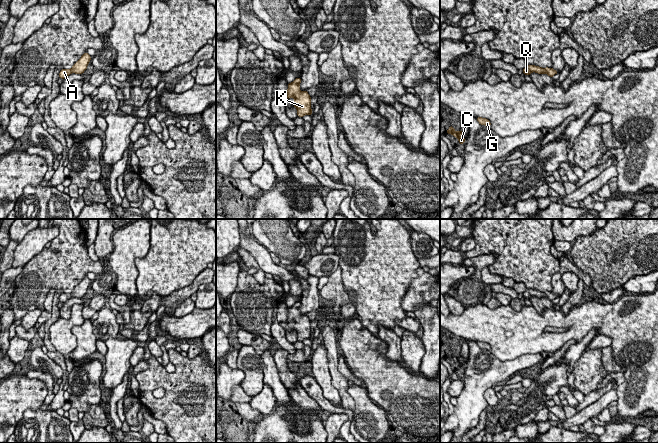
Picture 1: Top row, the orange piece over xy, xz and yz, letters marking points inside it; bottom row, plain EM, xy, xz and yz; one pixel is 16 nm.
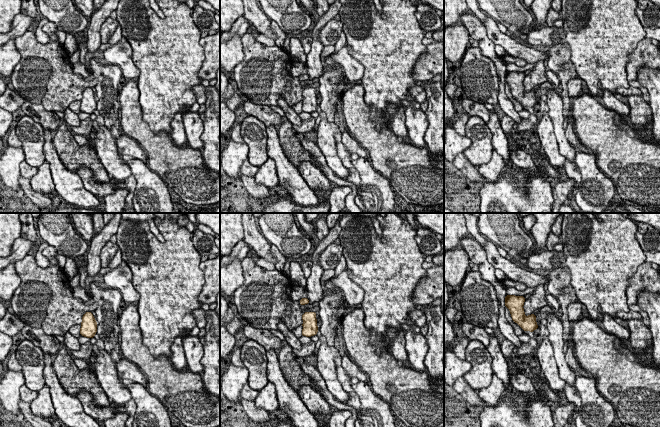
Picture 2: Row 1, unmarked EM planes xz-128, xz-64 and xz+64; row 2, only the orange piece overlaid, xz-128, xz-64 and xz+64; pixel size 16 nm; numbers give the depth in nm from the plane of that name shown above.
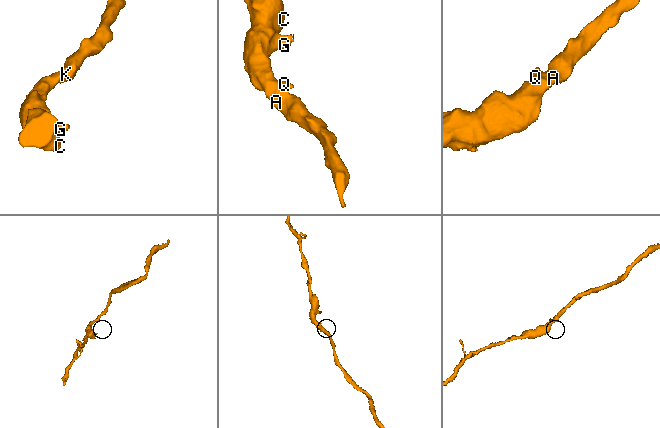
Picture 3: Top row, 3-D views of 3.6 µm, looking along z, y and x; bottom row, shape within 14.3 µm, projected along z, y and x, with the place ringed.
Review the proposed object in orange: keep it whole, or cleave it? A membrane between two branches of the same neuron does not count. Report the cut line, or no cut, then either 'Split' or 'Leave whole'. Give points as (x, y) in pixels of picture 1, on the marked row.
No split. Leave whole

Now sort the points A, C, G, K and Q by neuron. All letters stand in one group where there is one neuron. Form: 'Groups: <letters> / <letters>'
Groups: A C G K Q

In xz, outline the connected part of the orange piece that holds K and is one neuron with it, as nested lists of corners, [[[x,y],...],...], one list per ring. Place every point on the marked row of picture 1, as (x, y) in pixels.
[[[296,78],[292,83],[288,83],[287,100],[294,98],[294,107],[297,109],[298,117],[312,115],[311,97],[307,91],[300,91],[300,78]]]

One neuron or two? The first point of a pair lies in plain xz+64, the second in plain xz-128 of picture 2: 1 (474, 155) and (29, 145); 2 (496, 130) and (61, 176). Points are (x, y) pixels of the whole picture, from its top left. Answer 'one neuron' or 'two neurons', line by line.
1: one neuron
2: one neuron

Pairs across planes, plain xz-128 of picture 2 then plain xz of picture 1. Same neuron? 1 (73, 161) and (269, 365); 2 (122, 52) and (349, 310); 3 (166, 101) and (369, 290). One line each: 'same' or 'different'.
1: different
2: same
3: same

